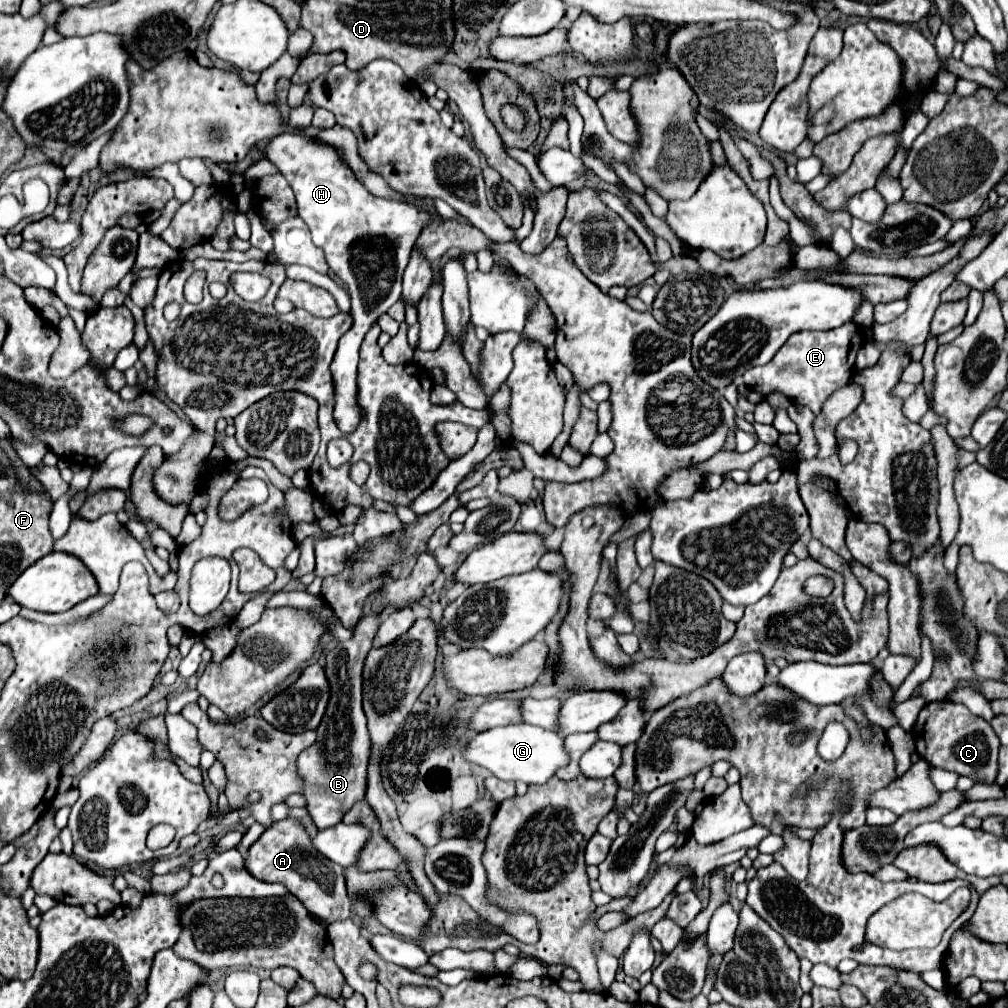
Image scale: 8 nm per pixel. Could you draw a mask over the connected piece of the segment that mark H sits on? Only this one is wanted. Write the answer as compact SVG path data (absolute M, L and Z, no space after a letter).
M284 133L274 137L266 149L264 157L274 163L296 195L298 215L312 231L312 241L326 253L328 267L348 285L352 297L352 329L340 339L338 351L330 365L336 403L334 421L342 433L354 431L360 417L358 407L358 349L360 343L376 319L386 313L402 297L402 273L408 265L414 239L428 223L428 215L412 205L382 199L366 191L362 183L354 177L348 165L344 165L332 147L322 147L312 141L312 137L302 137L294 133Z

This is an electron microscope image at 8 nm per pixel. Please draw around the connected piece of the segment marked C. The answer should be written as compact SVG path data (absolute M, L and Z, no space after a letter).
M932 701L926 703L914 727L916 751L932 767L942 767L958 775L966 775L976 783L994 783L998 777L998 747L1000 741L990 723L970 713L962 703Z

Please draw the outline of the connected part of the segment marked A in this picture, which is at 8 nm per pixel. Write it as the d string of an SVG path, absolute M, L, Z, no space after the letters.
M298 819L276 821L272 827L268 827L262 837L248 849L246 869L262 881L282 883L304 903L310 915L314 915L322 923L336 923L352 917L344 869L314 851L310 835Z

